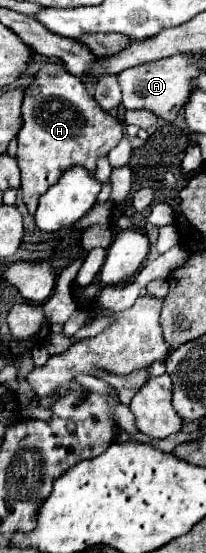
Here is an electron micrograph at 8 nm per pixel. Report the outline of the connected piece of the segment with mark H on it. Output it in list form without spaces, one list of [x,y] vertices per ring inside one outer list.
[[[46,62],[34,74],[22,100],[22,128],[16,136],[16,160],[22,170],[22,200],[30,214],[36,212],[38,198],[74,164],[88,170],[96,168],[100,154],[110,152],[122,140],[122,124],[108,112],[100,110],[96,100],[82,88],[62,62]]]

